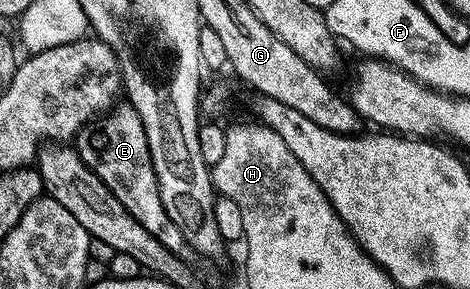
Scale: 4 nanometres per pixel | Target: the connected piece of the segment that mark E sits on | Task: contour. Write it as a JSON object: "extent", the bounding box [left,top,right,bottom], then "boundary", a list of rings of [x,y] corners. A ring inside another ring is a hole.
{"extent":[75,104,187,255],"boundary":[[[121,104],[112,112],[90,121],[75,139],[75,149],[90,172],[103,182],[123,206],[150,233],[173,254],[184,255],[187,250],[185,234],[167,216],[163,208],[159,180],[151,160],[151,148],[147,144],[147,132],[139,112],[128,104]]]}

